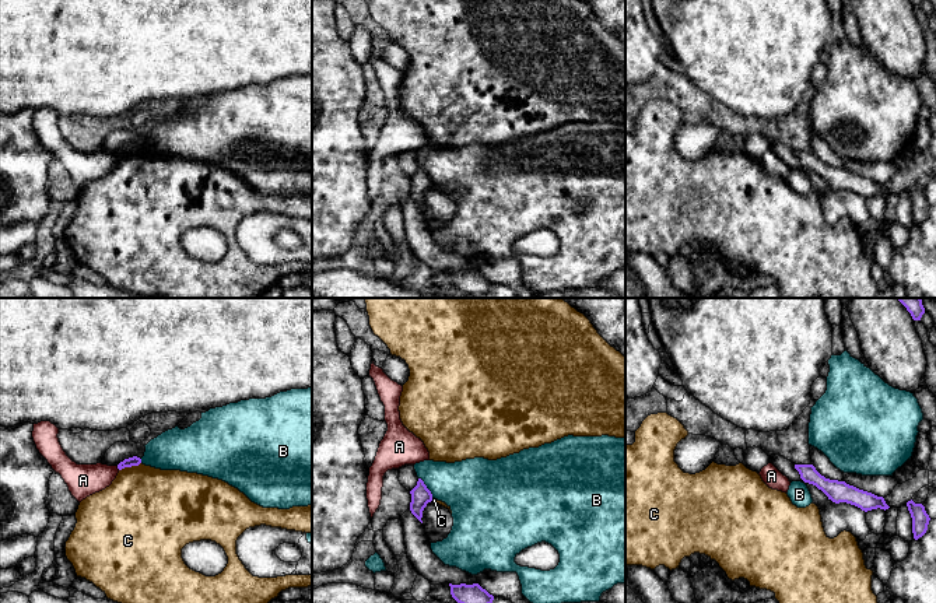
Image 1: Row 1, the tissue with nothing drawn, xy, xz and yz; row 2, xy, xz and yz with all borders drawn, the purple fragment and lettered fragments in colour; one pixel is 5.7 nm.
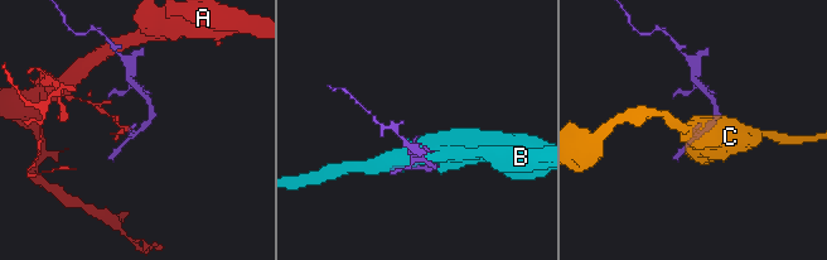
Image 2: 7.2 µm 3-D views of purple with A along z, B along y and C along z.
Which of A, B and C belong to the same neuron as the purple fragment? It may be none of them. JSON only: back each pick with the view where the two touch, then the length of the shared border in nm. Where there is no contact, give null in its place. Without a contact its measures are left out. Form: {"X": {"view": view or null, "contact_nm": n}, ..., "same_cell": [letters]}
{"same_cell": []}

